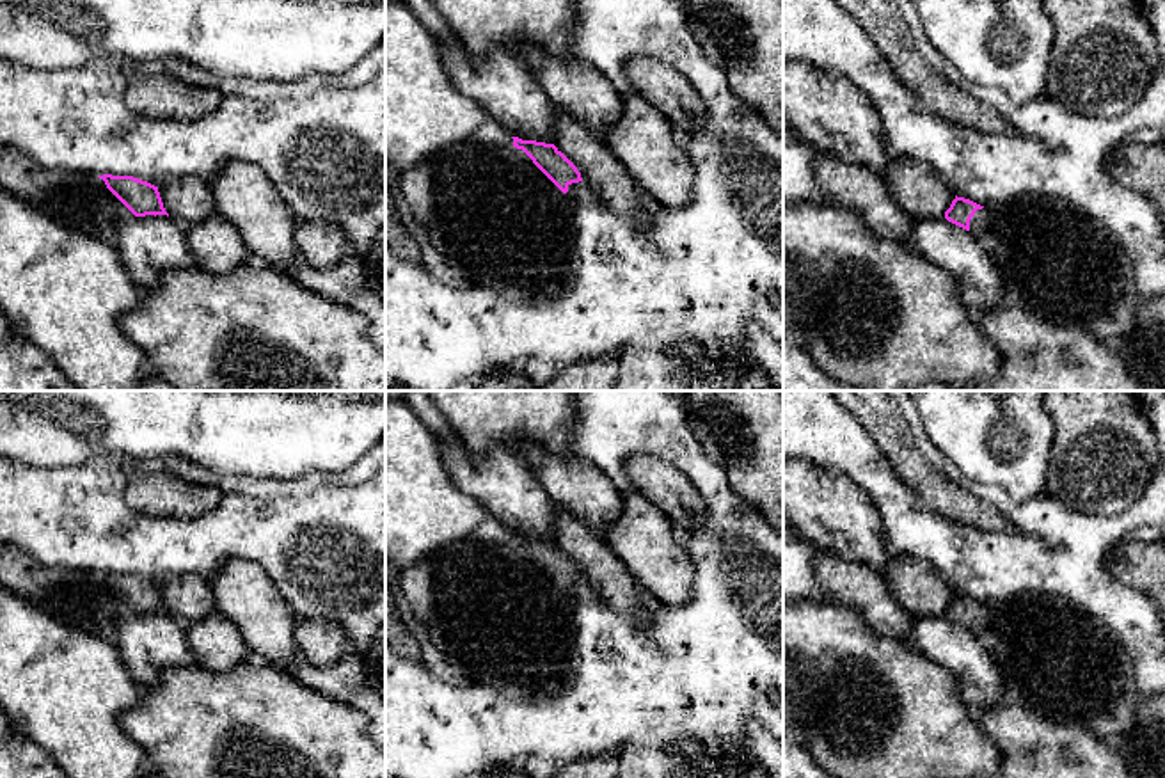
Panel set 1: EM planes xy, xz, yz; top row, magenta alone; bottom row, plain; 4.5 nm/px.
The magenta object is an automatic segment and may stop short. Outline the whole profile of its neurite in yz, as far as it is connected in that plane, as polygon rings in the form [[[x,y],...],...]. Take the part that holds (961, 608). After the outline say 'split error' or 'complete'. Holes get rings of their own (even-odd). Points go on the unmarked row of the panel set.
[[[957,593],[945,609],[945,616],[970,629],[975,636],[980,636],[993,622],[993,616],[984,604]]]; split error

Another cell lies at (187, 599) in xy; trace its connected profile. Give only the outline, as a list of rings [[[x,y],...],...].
[[[176,576],[158,584],[169,615],[185,627],[217,611],[211,581],[201,576]]]

